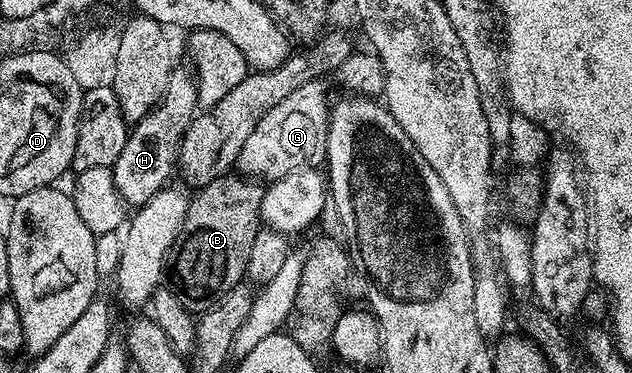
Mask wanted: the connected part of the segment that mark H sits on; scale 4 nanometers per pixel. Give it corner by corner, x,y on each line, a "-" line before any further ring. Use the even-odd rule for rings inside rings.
177,66
170,73
163,97
152,111
134,123
122,153
118,153
118,161
111,167
114,185
129,208
143,207
171,180
168,178
178,167
180,142
197,114
196,80
187,66

